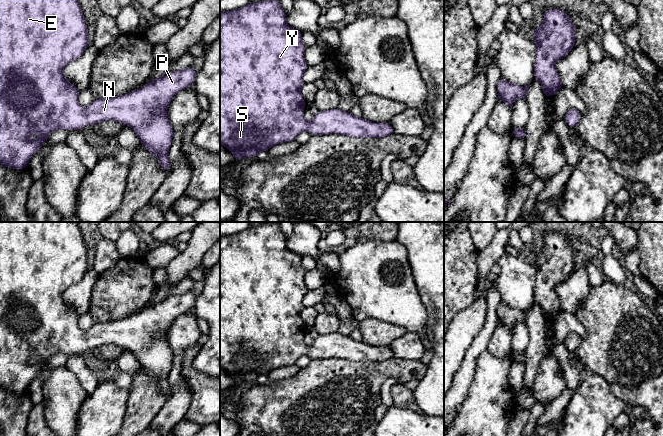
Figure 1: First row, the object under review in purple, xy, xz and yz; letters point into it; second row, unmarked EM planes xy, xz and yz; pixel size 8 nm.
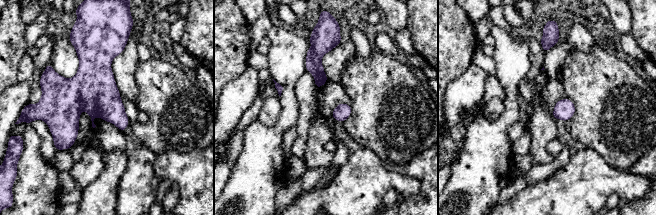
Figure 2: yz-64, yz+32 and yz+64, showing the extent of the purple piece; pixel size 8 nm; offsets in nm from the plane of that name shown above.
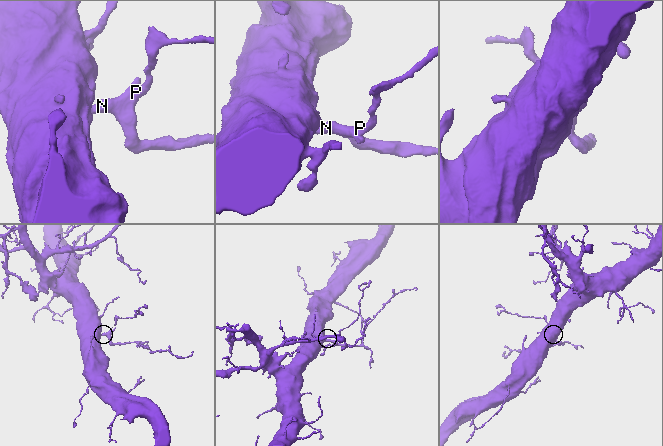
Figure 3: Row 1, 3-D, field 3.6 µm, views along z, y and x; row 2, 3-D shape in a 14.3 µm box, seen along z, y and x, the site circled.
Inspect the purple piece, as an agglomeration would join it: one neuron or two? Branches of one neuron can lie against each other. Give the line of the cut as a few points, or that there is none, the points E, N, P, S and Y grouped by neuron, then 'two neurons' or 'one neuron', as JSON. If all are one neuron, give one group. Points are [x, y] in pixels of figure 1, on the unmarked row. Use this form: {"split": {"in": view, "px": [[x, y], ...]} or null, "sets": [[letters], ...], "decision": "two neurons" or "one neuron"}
{"split": null, "sets": [["E", "N", "P", "S", "Y"]], "decision": "one neuron"}

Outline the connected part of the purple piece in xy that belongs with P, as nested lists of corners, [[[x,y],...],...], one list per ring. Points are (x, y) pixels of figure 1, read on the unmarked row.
[[[0,222],[0,388],[15,394],[27,392],[30,382],[55,354],[82,353],[86,349],[114,344],[130,350],[144,372],[158,382],[163,393],[170,396],[168,376],[173,352],[167,332],[178,316],[193,310],[198,297],[192,290],[171,295],[124,319],[94,323],[90,330],[84,332],[78,327],[80,315],[65,303],[63,295],[70,286],[81,281],[88,270],[88,251],[77,222]]]

